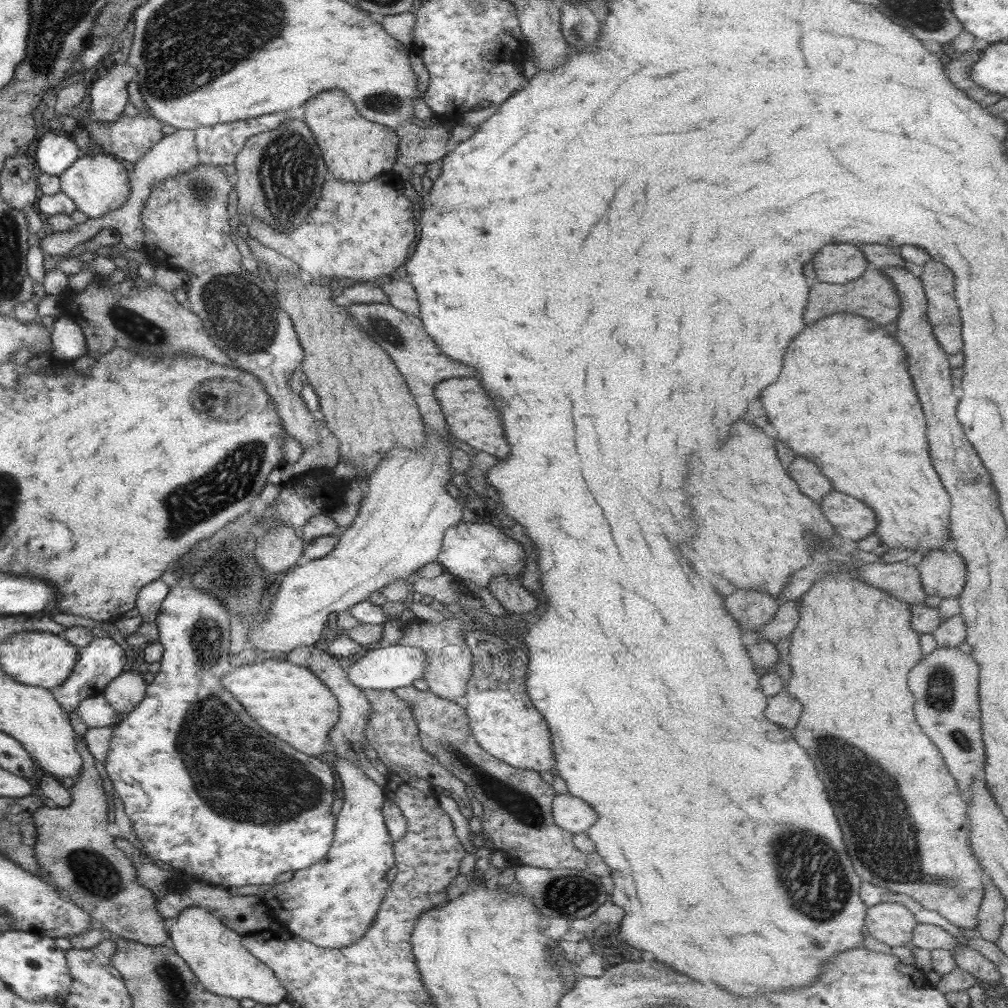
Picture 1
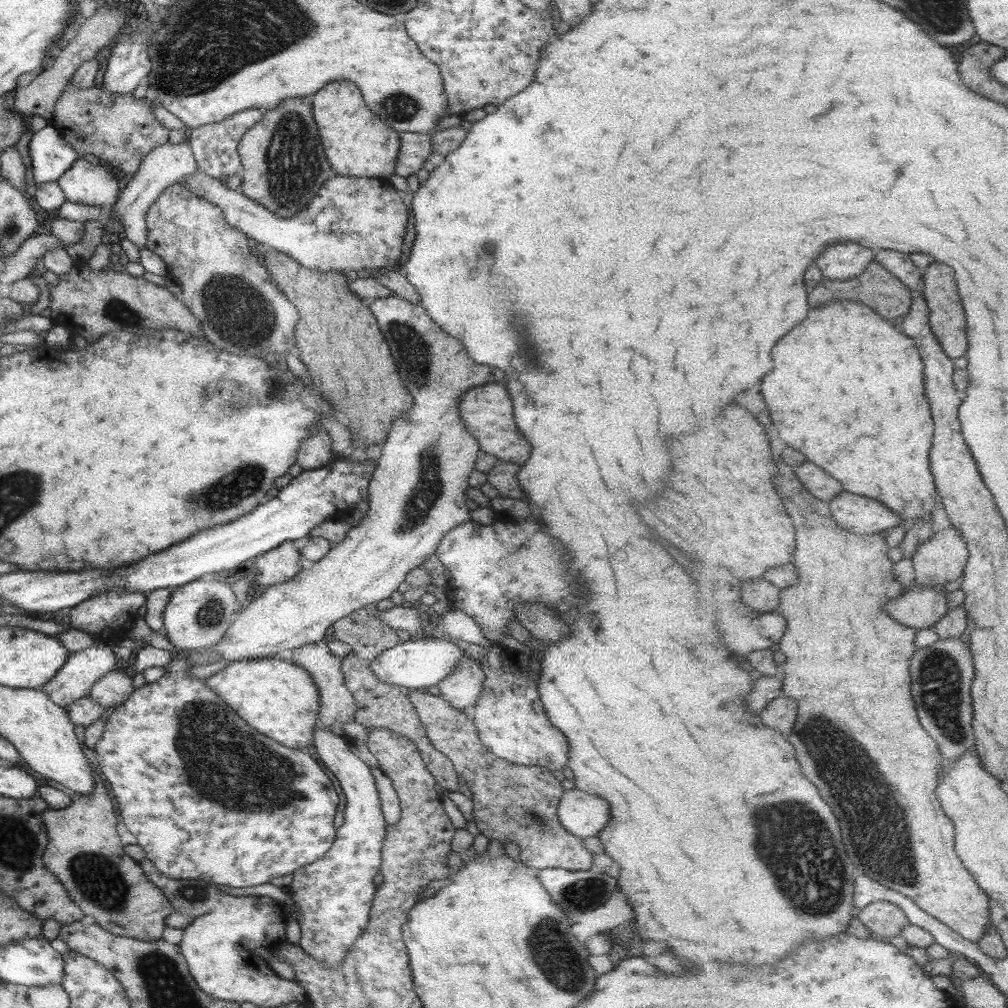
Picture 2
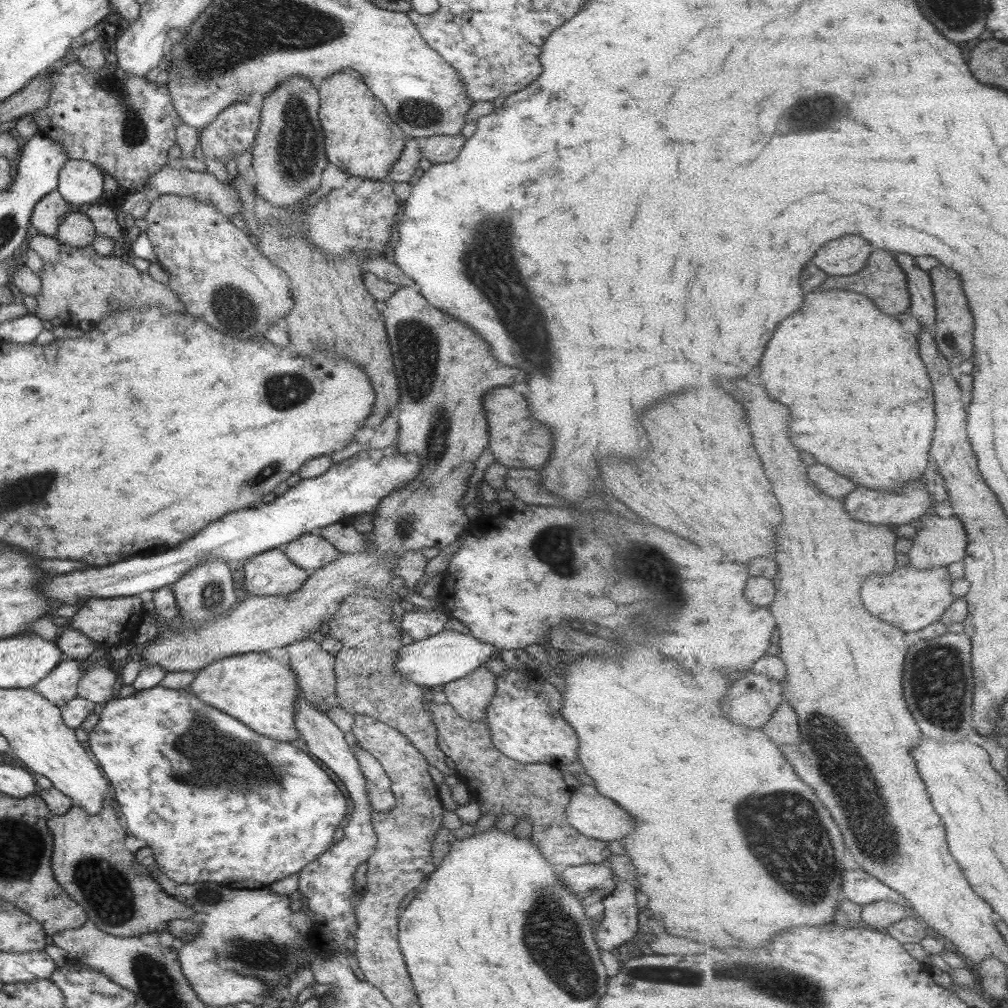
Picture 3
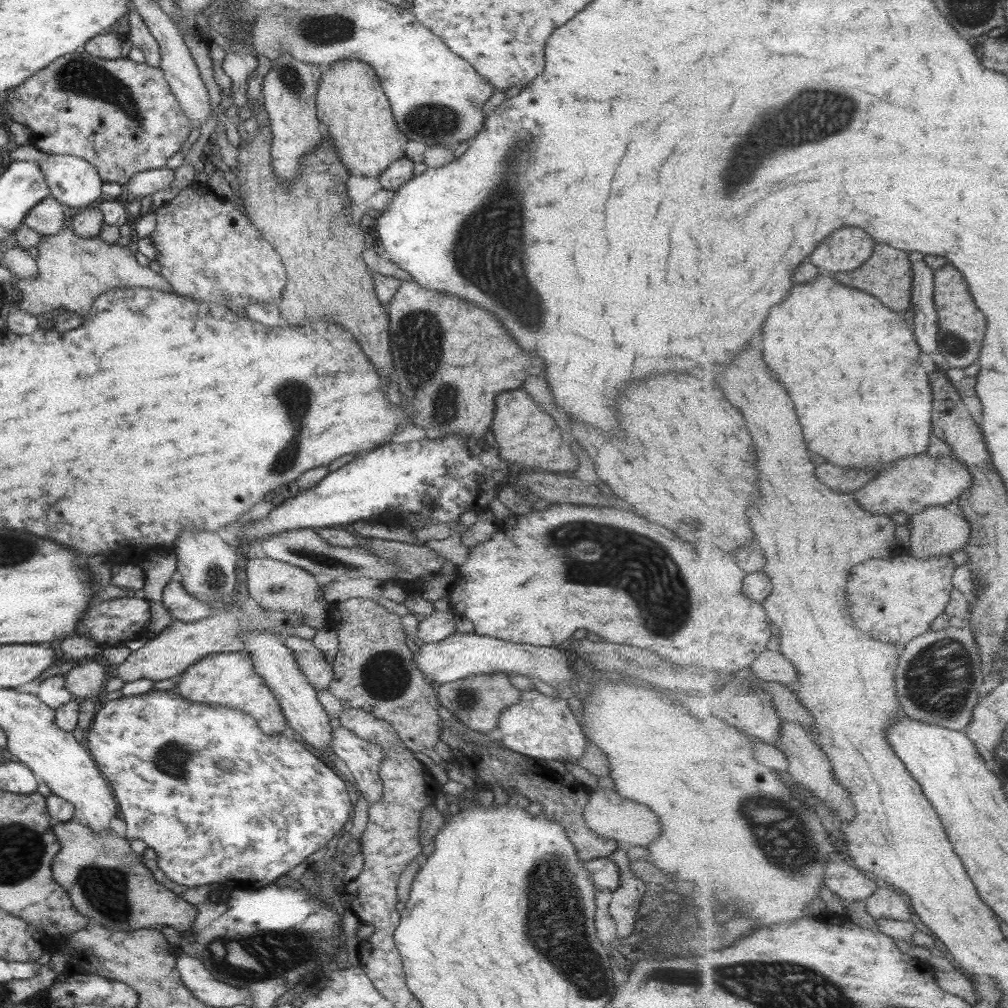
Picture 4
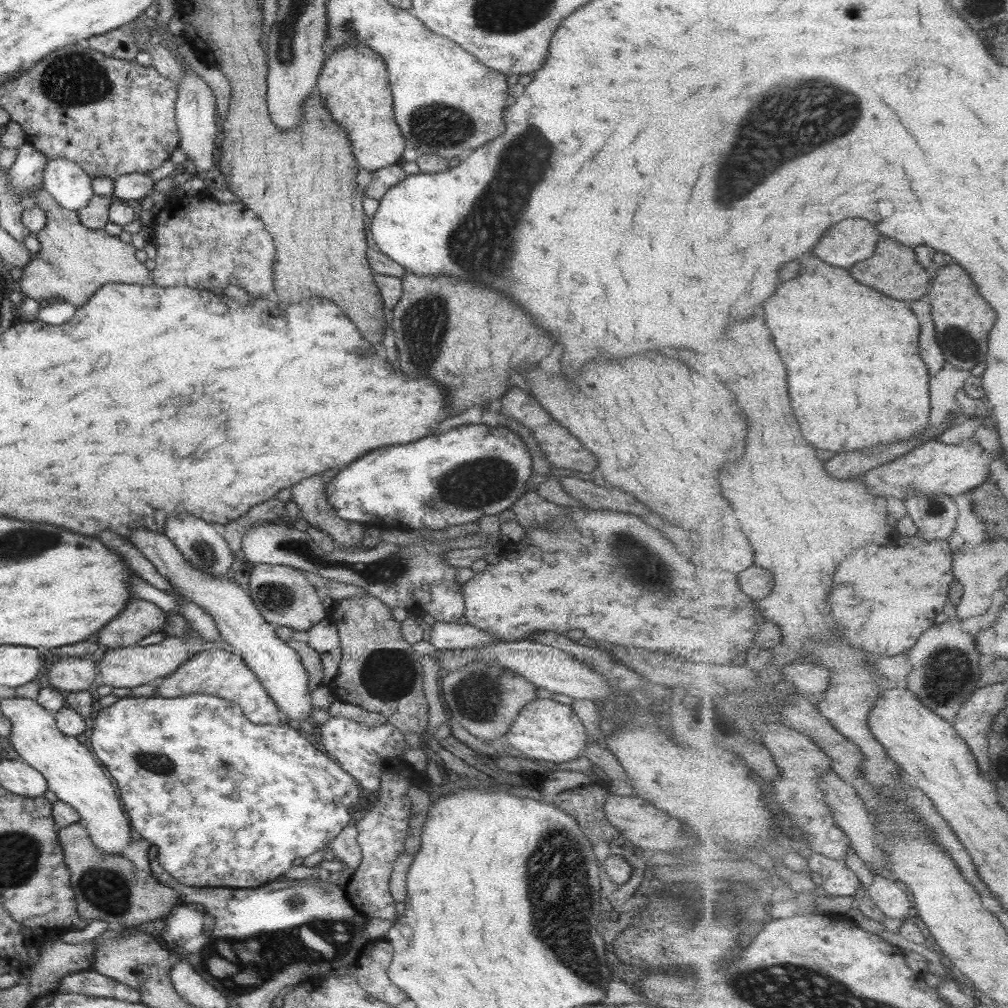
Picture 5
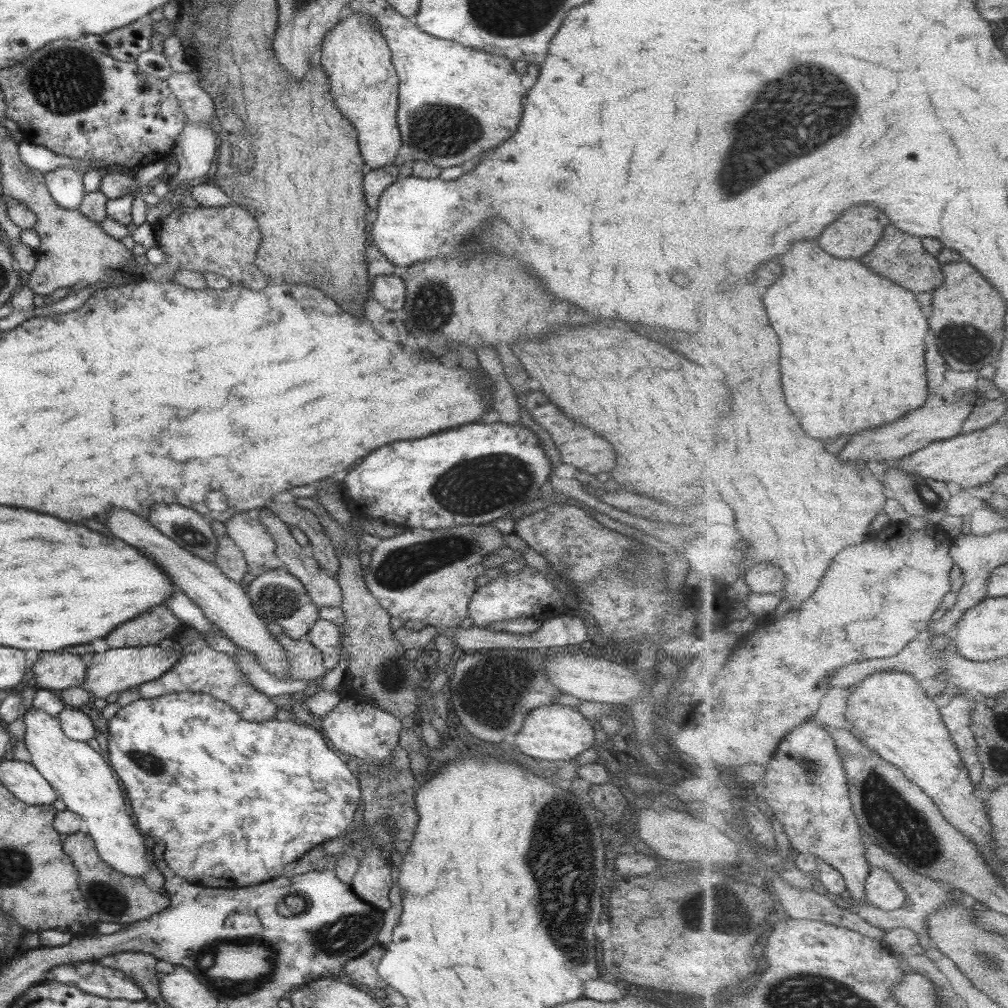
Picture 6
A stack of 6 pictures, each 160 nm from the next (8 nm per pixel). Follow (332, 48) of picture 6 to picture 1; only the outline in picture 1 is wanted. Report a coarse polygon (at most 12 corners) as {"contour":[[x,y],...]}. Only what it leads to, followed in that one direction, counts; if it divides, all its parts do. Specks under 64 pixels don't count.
{"contour":[[333,88],[302,121],[331,178],[367,182],[394,165],[394,129]]}

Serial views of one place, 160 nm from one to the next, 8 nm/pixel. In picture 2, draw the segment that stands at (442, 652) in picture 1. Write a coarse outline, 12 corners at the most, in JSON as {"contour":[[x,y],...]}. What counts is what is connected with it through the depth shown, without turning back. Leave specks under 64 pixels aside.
{"contour":[[463,654],[436,686],[445,702],[468,712],[483,671]]}

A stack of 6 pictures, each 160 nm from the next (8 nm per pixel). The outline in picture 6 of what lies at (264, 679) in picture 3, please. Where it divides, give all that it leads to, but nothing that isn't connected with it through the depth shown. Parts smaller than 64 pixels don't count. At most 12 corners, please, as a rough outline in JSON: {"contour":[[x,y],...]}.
{"contour":[[184,626],[185,658],[139,685],[141,699],[194,692],[226,702],[247,722],[278,717],[232,655]]}

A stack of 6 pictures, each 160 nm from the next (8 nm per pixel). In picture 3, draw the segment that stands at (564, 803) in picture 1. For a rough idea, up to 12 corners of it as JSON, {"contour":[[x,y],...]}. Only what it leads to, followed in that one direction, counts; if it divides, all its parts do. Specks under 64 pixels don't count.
{"contour":[[593,785],[572,789],[566,822],[579,834],[618,841],[632,818]]}

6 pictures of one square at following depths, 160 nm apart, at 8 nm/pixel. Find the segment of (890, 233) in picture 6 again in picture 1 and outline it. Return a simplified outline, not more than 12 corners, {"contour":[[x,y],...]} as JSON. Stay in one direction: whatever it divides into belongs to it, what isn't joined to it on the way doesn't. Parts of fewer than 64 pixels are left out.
{"contour":[[879,268],[839,285],[815,281],[807,326],[837,312],[883,326],[903,303]]}

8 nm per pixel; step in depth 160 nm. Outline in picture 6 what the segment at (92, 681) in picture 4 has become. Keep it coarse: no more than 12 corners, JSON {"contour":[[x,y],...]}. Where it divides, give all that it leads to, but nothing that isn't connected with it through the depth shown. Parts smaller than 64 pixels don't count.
{"contour":[[43,652],[31,669],[35,686],[59,692],[79,687],[79,655]]}

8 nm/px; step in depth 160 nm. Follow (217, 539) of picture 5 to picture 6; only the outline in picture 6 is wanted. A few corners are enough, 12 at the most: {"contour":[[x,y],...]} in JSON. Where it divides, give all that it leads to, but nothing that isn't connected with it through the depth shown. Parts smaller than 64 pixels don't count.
{"contour":[[157,504],[147,521],[193,556],[214,559],[209,520],[177,504]]}

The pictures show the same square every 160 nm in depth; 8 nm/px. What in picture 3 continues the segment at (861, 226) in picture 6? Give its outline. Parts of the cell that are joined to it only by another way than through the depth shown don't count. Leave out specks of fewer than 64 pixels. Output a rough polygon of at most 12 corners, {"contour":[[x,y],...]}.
{"contour":[[861,236],[825,244],[813,262],[827,275],[861,272],[875,246]]}

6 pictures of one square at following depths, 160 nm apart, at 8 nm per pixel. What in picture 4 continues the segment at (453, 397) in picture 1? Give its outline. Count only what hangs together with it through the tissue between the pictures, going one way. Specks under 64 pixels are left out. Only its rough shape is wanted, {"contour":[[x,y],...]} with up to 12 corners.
{"contour":[[521,388],[497,393],[490,429],[501,460],[549,473],[576,454]]}

